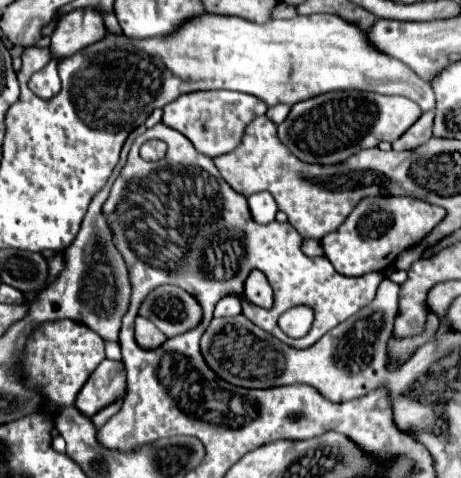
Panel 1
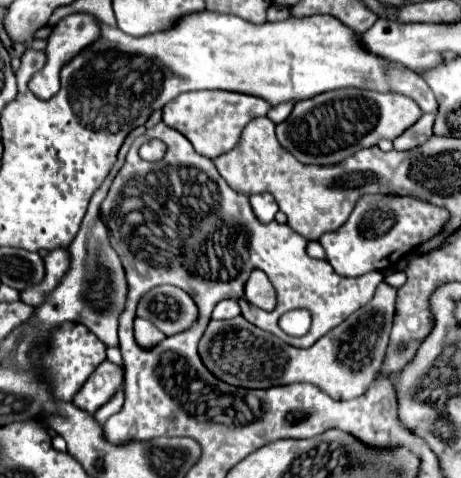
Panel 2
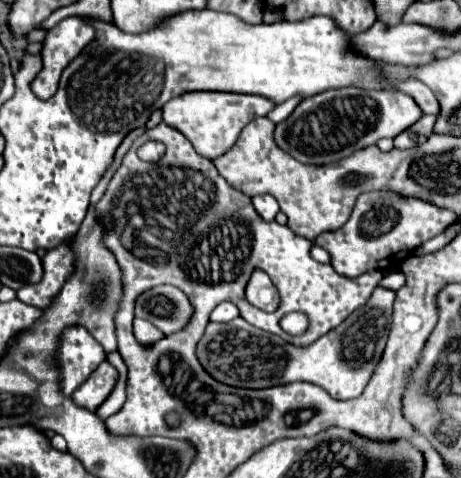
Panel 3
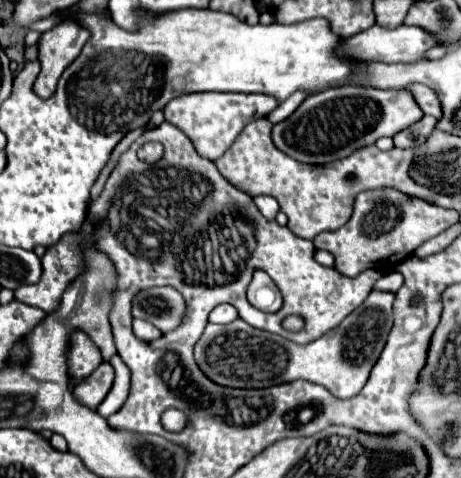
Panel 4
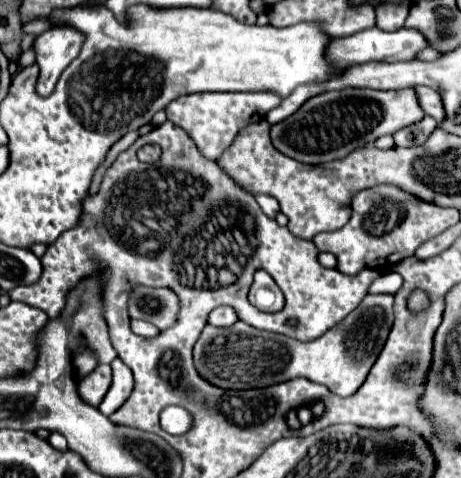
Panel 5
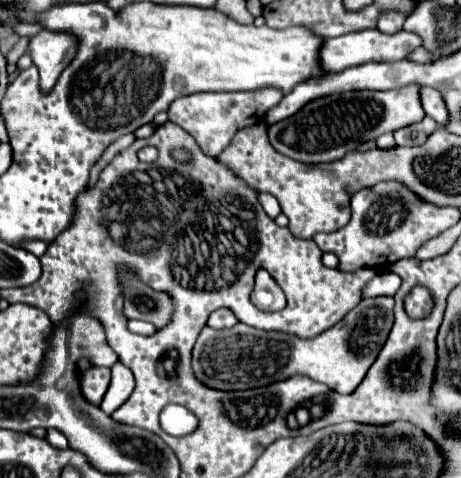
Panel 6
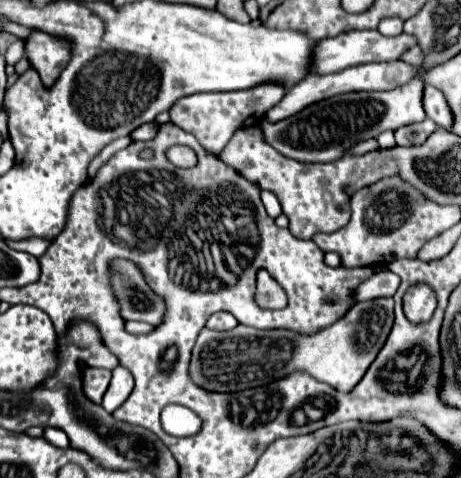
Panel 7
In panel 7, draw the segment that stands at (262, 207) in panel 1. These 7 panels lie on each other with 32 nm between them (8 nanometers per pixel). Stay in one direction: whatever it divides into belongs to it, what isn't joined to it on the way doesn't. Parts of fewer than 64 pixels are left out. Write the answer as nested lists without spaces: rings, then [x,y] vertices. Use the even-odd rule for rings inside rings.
[[[262,192],[262,202],[264,202],[264,208],[266,208],[270,218],[278,218],[282,214],[280,202],[278,202],[278,198],[272,192]]]

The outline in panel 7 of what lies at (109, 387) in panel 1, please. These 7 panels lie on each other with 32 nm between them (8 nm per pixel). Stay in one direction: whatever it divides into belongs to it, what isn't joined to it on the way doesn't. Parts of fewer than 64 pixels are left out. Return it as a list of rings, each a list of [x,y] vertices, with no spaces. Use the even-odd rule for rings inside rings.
[[[84,368],[82,372],[82,388],[88,400],[92,400],[94,404],[102,402],[102,396],[106,392],[110,384],[110,370],[104,368]]]

